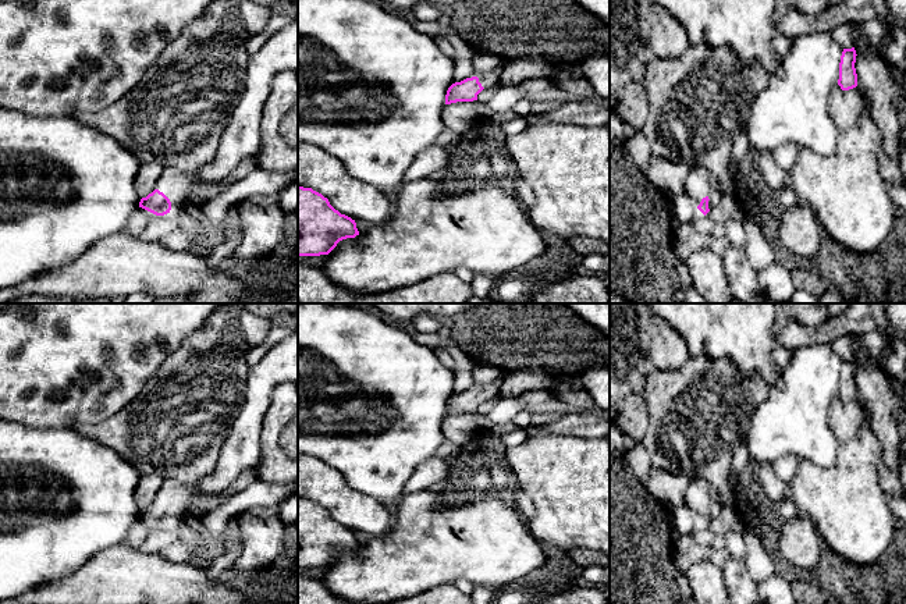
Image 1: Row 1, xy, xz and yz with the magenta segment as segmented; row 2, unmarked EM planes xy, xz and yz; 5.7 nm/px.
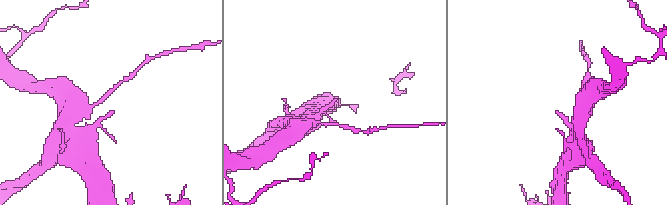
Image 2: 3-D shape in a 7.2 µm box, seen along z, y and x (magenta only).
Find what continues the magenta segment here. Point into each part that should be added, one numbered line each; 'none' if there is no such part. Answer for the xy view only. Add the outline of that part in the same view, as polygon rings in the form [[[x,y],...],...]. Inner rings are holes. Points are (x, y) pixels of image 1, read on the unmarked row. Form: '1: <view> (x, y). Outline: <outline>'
1: xy (176, 497). Outline: [[[164,480],[156,501],[163,504],[170,511],[171,520],[175,520],[188,511],[191,502],[191,490],[195,487],[196,483],[182,486],[173,480]]]

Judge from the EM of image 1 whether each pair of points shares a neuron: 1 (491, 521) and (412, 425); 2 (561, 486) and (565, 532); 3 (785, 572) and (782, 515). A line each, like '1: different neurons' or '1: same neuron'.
1: different neurons
2: same neuron
3: same neuron

